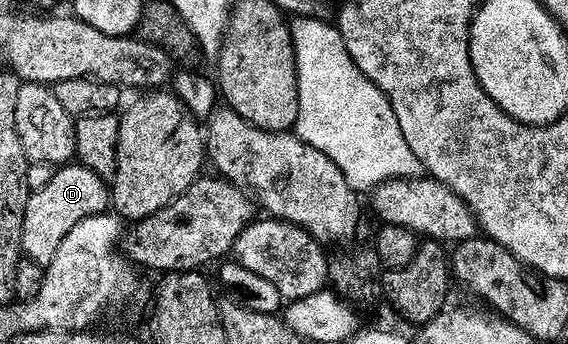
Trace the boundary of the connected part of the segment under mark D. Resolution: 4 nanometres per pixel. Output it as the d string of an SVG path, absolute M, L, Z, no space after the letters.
M69 162L58 167L45 186L30 191L21 231L22 253L36 264L47 265L55 250L59 250L59 242L67 238L71 226L83 218L106 211L110 204L111 192L102 176L87 170L80 162Z

